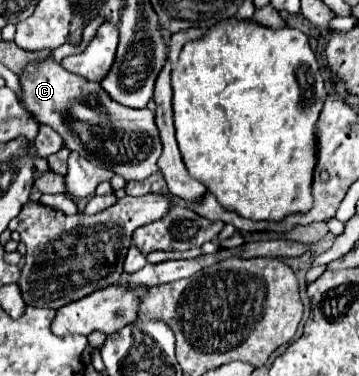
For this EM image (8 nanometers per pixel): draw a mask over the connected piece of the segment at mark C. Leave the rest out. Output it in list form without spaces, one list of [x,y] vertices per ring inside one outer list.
[[[54,58],[30,62],[18,74],[20,100],[26,110],[40,122],[52,126],[64,140],[64,146],[78,152],[92,164],[108,168],[126,180],[144,180],[158,172],[160,134],[154,122],[154,112],[148,108],[134,110],[116,104],[98,82],[84,80],[64,70]]]

